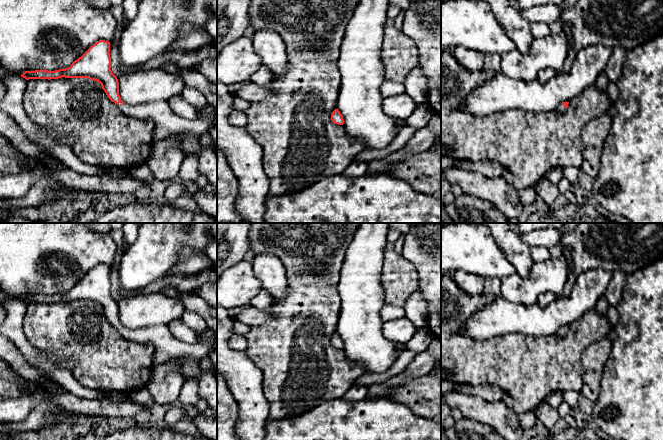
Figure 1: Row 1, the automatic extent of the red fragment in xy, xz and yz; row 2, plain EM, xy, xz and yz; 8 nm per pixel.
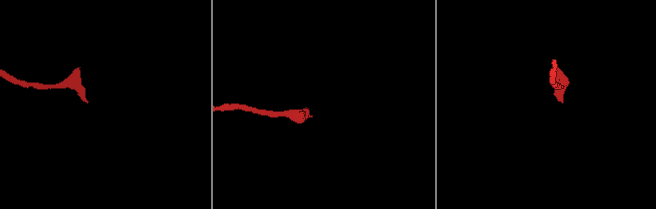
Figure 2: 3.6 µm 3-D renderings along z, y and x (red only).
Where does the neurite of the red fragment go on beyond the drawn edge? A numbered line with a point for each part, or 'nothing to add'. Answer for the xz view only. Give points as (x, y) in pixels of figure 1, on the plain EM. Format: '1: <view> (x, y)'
nothing to add

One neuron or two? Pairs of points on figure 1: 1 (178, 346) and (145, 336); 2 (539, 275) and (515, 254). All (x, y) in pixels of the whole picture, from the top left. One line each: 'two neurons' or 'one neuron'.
1: one neuron
2: two neurons

